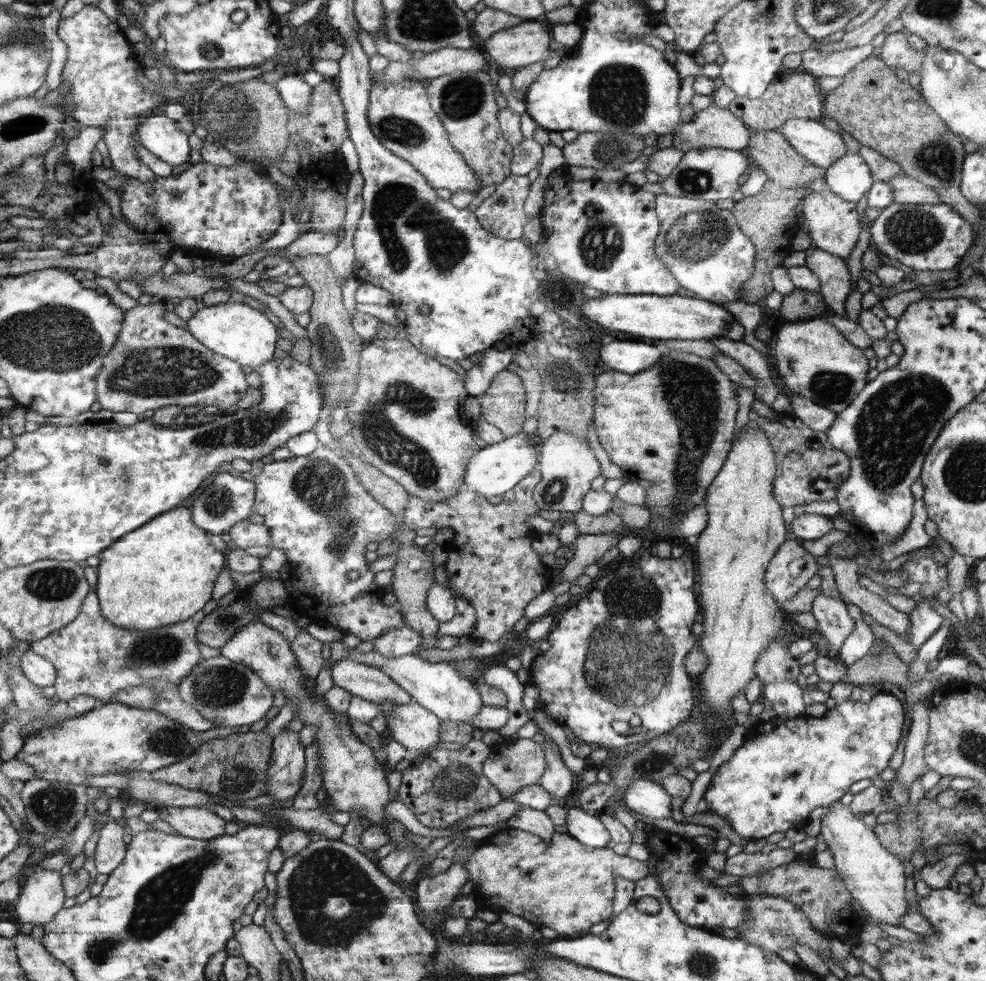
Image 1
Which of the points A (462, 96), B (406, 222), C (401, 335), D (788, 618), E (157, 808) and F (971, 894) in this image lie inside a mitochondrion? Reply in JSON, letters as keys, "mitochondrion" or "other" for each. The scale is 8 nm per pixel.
{"A":"mitochondrion","B":"mitochondrion","C":"other","D":"other","E":"other","F":"other"}

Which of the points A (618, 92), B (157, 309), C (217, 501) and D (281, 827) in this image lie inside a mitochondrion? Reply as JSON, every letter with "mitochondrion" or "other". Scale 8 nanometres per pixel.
{"A":"mitochondrion","B":"other","C":"mitochondrion","D":"other"}

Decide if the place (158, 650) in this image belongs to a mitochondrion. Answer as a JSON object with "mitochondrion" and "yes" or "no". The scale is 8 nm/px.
{"mitochondrion":"yes"}

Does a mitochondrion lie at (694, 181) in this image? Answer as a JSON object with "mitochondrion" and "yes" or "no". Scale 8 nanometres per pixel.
{"mitochondrion":"yes"}

